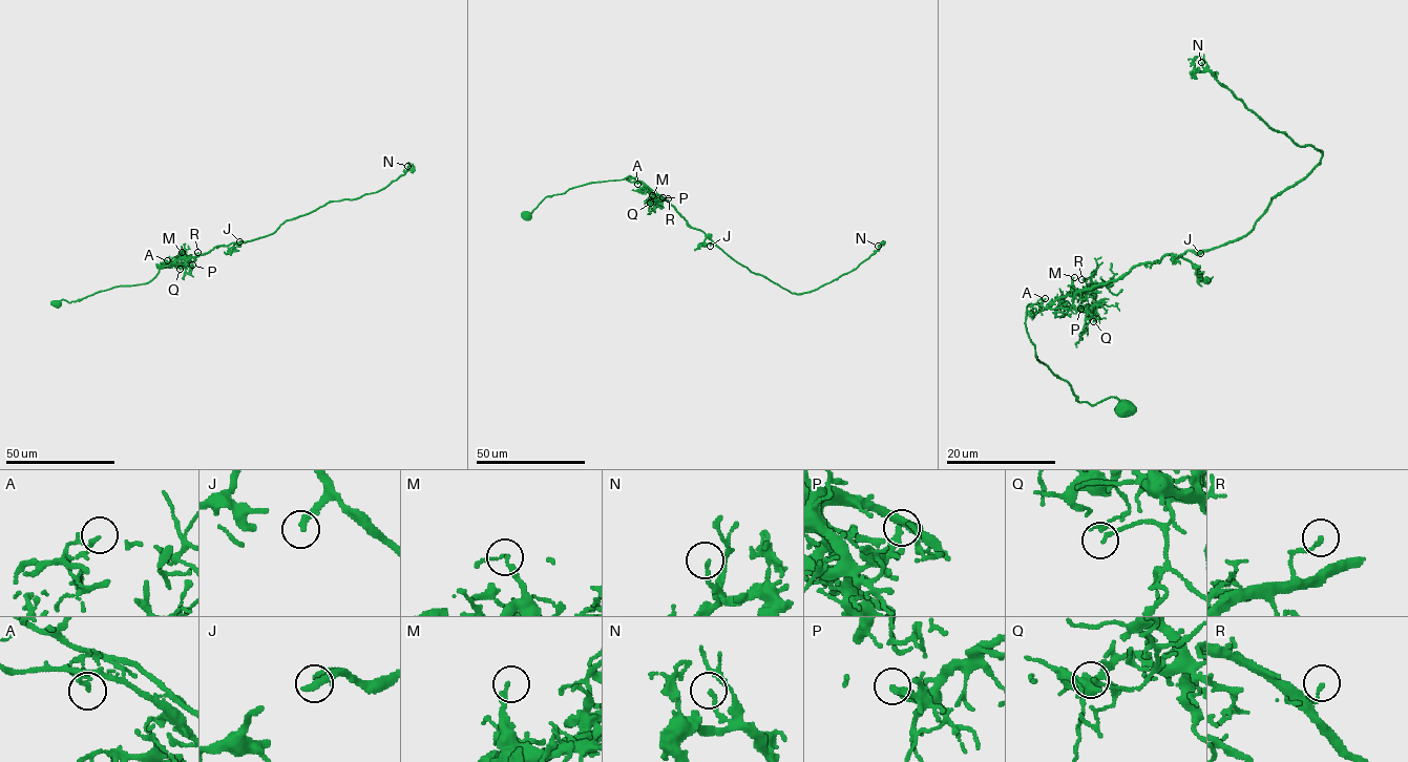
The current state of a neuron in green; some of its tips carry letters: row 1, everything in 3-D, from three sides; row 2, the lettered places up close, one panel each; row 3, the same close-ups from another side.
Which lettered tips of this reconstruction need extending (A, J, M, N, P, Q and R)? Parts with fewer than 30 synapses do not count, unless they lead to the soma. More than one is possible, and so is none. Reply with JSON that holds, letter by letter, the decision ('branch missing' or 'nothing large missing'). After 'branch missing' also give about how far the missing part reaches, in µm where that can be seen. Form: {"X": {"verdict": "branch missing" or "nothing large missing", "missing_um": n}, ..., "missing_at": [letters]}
{"A": {"verdict": "nothing large missing"}, "J": {"verdict": "branch missing", "missing_um": 10}, "M": {"verdict": "nothing large missing"}, "N": {"verdict": "nothing large missing"}, "P": {"verdict": "nothing large missing"}, "Q": {"verdict": "nothing large missing"}, "R": {"verdict": "nothing large missing"}, "missing_at": ["J"]}

